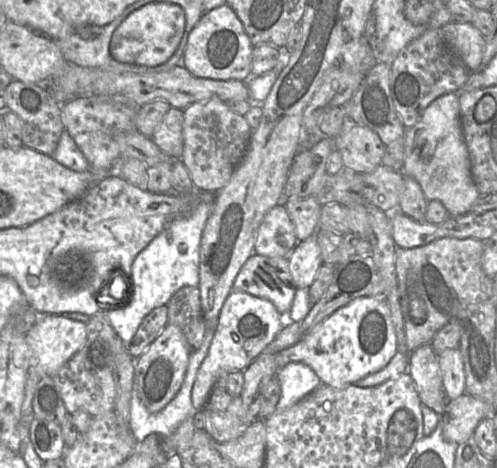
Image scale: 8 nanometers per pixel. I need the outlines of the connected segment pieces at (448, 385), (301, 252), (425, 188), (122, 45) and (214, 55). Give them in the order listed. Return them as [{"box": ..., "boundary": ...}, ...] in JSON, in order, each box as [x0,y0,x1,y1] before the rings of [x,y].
[{"box":[438,349,466,400],"boundary":[[[446,349],[438,355],[438,362],[446,397],[453,400],[465,393],[466,376],[460,350]]]},{"box":[288,236,323,289],"boundary":[[[315,236],[298,241],[288,255],[289,269],[296,289],[308,288],[323,264]]]},{"box":[404,93,481,217],"boundary":[[[448,93],[435,99],[423,111],[419,121],[408,128],[404,134],[404,176],[415,179],[429,201],[438,200],[447,209],[449,216],[455,217],[468,213],[471,205],[481,196],[476,188],[470,170],[468,148],[464,140],[460,118],[460,104],[457,93]]]},{"box":[110,2,185,73],"boundary":[[[152,2],[131,12],[114,31],[110,51],[115,60],[134,64],[134,73],[153,73],[177,64],[172,55],[183,36],[185,14],[181,6],[169,2]]]},{"box":[181,4,252,82],"boundary":[[[227,4],[204,12],[191,30],[181,64],[194,76],[217,80],[237,79],[247,82],[252,76],[252,45],[242,22]]]}]

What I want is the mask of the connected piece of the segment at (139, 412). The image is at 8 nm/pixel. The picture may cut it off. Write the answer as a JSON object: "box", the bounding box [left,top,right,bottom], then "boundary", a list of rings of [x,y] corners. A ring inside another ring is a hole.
{"box":[130,328,215,442],"boundary":[[[206,328],[202,344],[196,351],[192,351],[190,353],[186,375],[179,392],[174,397],[174,399],[168,405],[166,405],[161,411],[153,413],[145,407],[145,405],[142,403],[139,397],[138,388],[135,384],[134,378],[134,384],[132,386],[130,401],[130,430],[137,442],[142,442],[148,435],[152,433],[157,433],[162,437],[170,436],[185,419],[187,419],[189,416],[193,416],[193,414],[197,411],[194,409],[192,405],[192,388],[199,367],[201,366],[203,360],[208,354],[214,333],[215,330],[213,330],[213,328]]]}

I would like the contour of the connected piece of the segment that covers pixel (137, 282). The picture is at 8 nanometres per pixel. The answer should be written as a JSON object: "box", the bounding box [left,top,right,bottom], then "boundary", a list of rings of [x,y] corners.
{"box":[106,193,214,344],"boundary":[[[200,193],[191,210],[171,221],[134,259],[131,274],[124,283],[127,301],[110,308],[106,317],[119,337],[129,344],[141,322],[154,308],[167,305],[171,297],[185,286],[198,286],[202,233],[214,207],[214,193]]]}

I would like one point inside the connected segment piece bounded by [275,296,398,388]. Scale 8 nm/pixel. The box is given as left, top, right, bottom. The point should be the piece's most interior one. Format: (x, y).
(358, 339)

